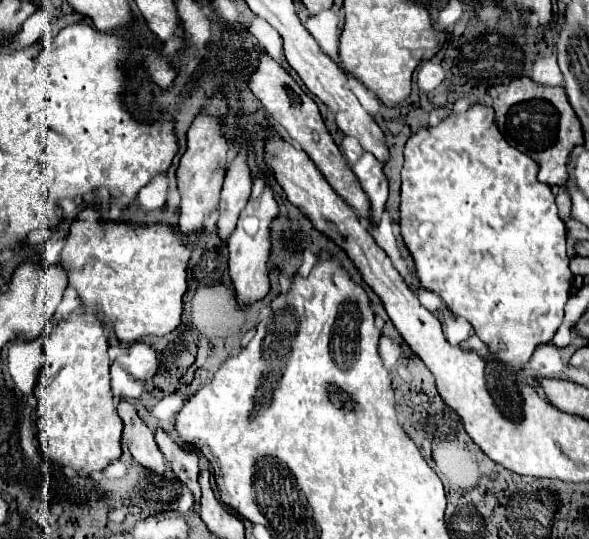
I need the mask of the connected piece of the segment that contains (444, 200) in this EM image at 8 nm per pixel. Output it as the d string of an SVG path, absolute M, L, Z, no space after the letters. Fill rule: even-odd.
M473 105L469 107L465 113L461 115L449 115L447 119L441 121L441 125L437 127L425 127L419 129L407 143L405 143L405 165L401 169L401 235L405 241L405 247L409 249L413 263L415 263L415 275L419 277L419 283L423 289L437 293L447 309L457 315L463 317L471 323L471 327L475 329L475 335L489 347L491 355L495 357L495 361L505 363L509 367L501 367L497 369L499 373L495 375L495 389L497 393L503 395L505 391L505 383L503 379L507 375L517 375L523 365L531 359L533 351L537 345L549 343L553 333L559 329L561 321L563 321L563 307L567 297L571 295L571 269L569 269L569 257L567 257L567 249L565 249L565 223L561 223L557 205L555 205L555 197L551 193L549 185L543 185L537 181L537 163L531 161L529 155L521 153L519 149L511 147L505 137L499 133L495 119L493 119L493 109L491 107L483 107L483 105Z

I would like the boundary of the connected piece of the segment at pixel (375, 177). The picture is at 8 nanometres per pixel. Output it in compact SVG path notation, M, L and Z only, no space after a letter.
M363 153L363 157L353 167L353 173L361 189L369 197L369 205L371 205L369 223L371 227L377 227L385 211L385 201L387 201L387 179L383 175L383 163L379 163L371 153Z

